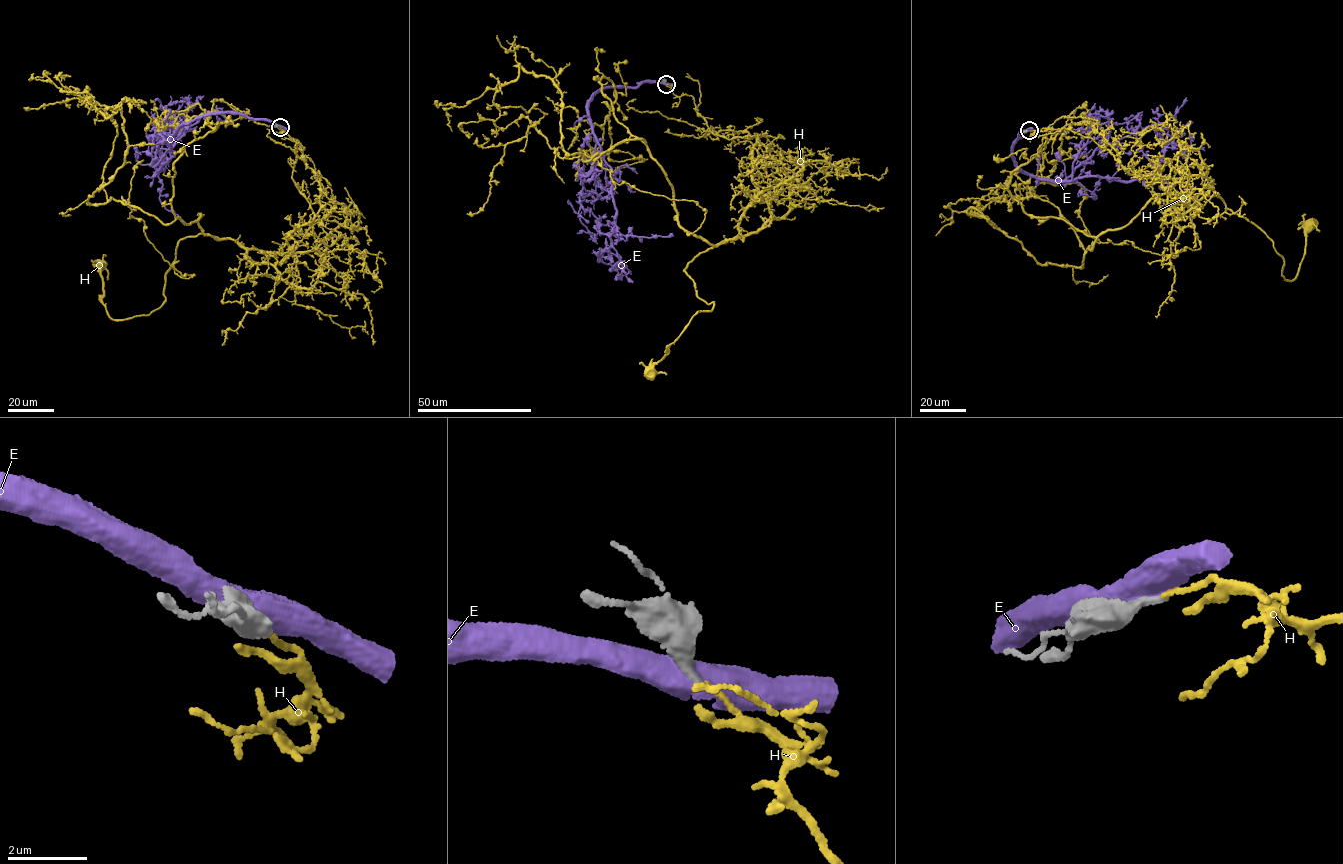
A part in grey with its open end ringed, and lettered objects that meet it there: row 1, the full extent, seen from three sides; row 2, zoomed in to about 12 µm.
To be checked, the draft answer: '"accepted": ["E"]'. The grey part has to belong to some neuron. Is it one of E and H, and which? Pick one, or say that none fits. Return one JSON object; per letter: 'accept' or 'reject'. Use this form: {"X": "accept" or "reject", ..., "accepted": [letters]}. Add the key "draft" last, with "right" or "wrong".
{"E": "reject", "H": "reject", "accepted": [], "draft": "wrong"}

